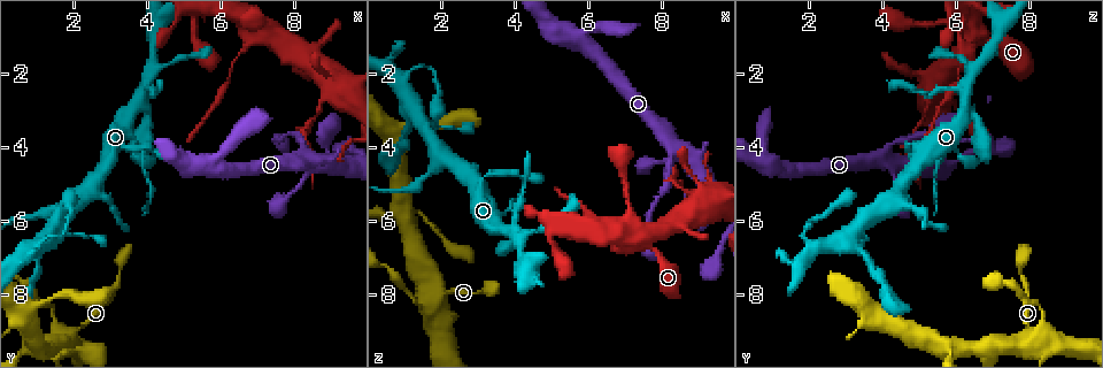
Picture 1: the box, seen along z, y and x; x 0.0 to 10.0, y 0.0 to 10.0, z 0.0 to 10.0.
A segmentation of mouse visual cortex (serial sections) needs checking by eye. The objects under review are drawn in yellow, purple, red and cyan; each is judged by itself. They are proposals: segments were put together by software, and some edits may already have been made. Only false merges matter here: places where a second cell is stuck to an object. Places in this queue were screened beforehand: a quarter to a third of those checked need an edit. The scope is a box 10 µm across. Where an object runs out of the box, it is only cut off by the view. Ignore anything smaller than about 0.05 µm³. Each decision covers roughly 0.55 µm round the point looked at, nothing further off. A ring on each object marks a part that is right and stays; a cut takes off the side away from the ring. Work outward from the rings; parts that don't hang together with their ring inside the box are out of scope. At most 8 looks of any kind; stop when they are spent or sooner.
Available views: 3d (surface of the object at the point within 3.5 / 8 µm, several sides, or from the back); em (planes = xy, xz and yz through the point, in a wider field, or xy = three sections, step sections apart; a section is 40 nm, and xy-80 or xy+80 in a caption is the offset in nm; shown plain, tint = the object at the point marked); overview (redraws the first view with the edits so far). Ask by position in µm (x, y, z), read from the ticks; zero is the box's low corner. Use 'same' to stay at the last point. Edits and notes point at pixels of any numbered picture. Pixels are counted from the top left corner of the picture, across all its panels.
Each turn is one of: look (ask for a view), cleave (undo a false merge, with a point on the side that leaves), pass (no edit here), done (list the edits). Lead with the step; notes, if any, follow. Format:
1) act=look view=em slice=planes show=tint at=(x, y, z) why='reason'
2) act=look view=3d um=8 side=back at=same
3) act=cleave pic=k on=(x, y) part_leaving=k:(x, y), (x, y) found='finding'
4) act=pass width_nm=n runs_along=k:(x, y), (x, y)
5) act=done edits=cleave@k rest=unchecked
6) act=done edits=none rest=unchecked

act=look view=3d um=3.5 at=(1.85, 5.50, 4.50) why='four-way junction'

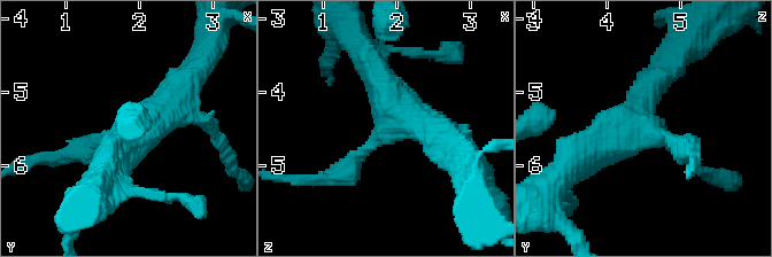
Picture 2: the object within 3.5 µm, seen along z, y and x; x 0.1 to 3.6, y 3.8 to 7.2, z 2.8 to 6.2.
act=look view=em slice=xy step=5 show=tint at=(1.85, 5.55, 4.50) arms=4 arm_widths_nm=200,200,350,400 why='now the EM'

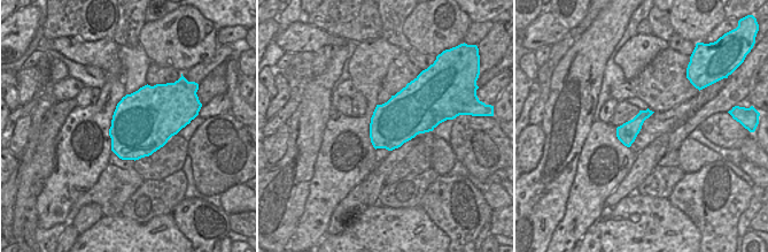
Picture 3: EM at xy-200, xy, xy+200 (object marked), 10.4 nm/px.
act=look view=em slice=xy step=2 show=tint at=same why='cut it another way'

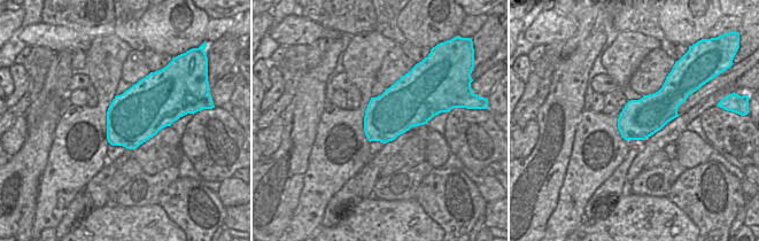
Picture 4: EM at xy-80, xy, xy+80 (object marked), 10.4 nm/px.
act=pass width_nm=480 runs_along=2:(195, 71), (110, 160) found='one cell here'

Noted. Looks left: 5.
act=look view=3d um=3.5 side=back at=(1.85, 9.30, 8.15) why='sudden change in width'

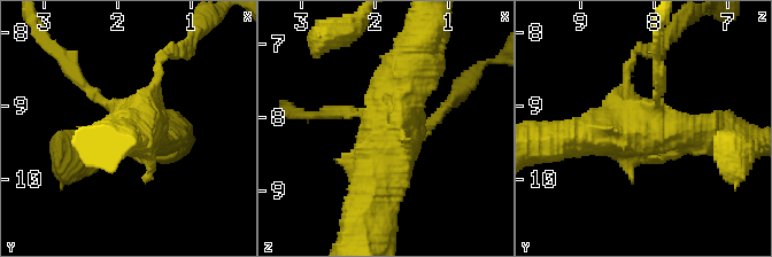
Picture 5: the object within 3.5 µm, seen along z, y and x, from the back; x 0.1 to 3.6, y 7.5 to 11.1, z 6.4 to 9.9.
act=look view=em slice=xy step=3 show=tint at=(1.80, 9.30, 8.20) why='now the EM'

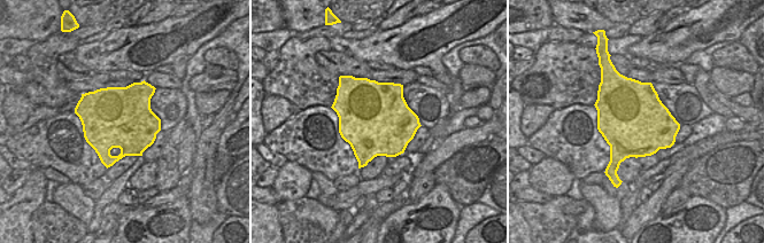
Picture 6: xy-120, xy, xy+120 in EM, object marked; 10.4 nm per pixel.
act=look view=em slice=xy step=2 show=tint at=same

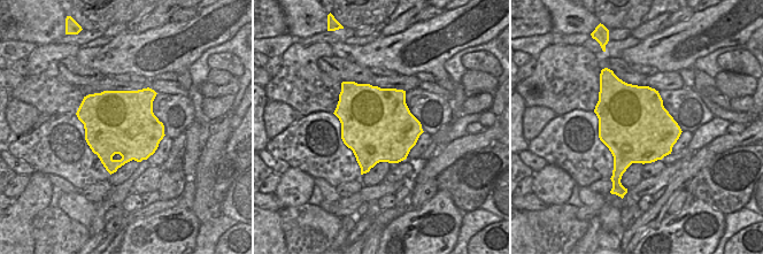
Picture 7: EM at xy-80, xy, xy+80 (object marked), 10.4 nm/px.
act=pass found='all the same cell'

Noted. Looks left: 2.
act=look view=3d um=3.5 at=(8.95, 2.55, 5.30) why='thick turns thin'

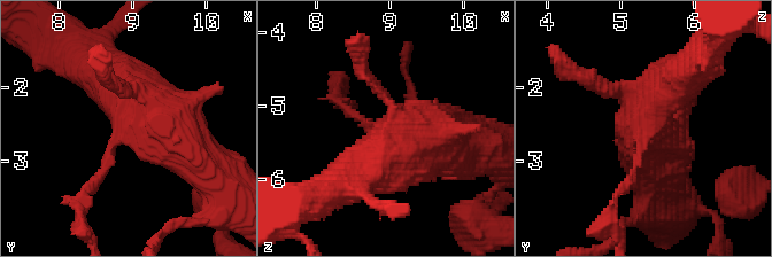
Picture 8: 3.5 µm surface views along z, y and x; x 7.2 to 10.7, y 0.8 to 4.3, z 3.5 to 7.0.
act=look view=em slice=xy step=1 show=tint at=(9.00, 2.45, 5.30)

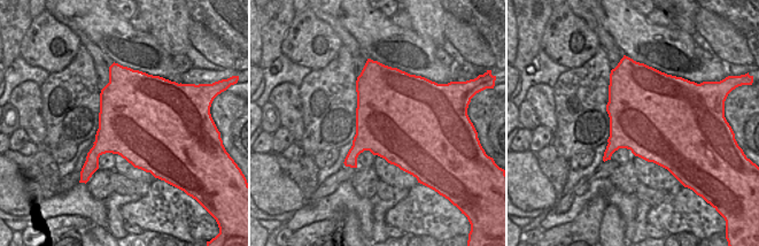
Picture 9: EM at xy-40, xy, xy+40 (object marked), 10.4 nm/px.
act=cleave pic=8 on=(99, 179) found='a second cell is stuck on'

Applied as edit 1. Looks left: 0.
act=done edits=cleave@8 rest=unchecked

